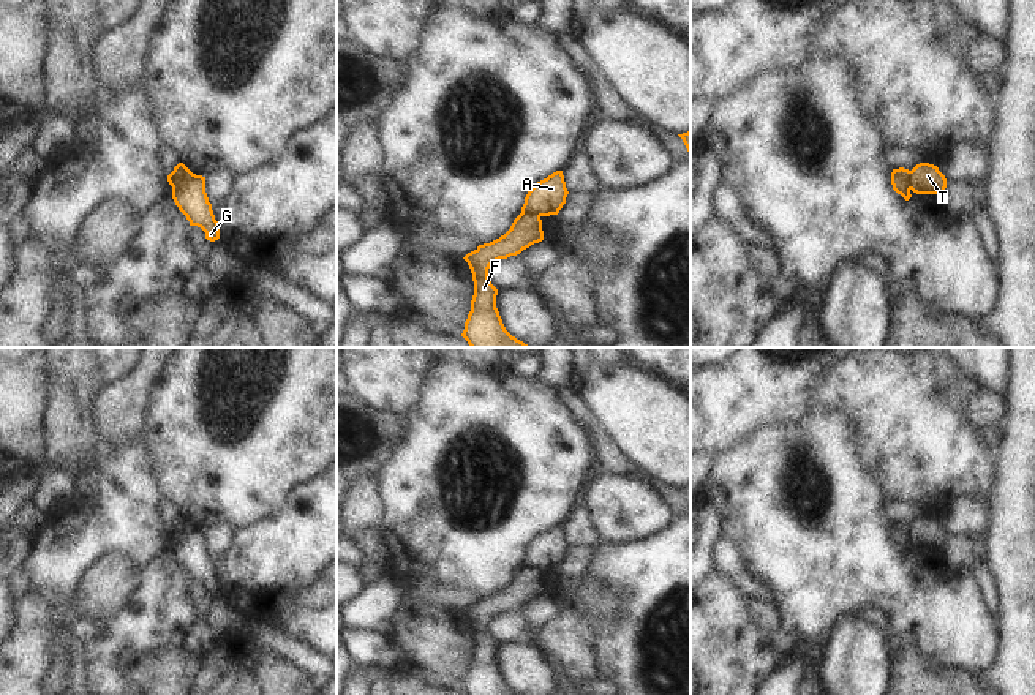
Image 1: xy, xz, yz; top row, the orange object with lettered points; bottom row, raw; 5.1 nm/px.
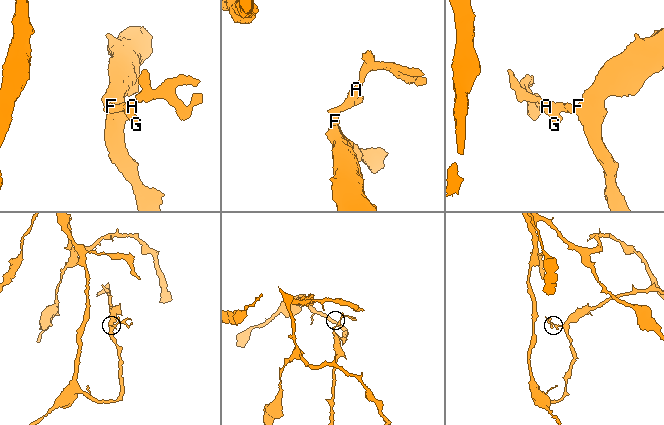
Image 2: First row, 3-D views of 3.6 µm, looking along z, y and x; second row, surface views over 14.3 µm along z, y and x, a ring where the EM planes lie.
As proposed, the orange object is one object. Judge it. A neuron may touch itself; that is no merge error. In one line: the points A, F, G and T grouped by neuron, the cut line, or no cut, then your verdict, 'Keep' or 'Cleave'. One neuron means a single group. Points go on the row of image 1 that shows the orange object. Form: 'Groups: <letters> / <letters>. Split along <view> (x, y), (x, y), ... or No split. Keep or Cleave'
Groups: A G / F T. Split along xz (522, 210), (539, 217). Cleave

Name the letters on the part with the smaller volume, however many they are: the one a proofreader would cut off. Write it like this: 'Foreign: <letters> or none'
Foreign: A, G

